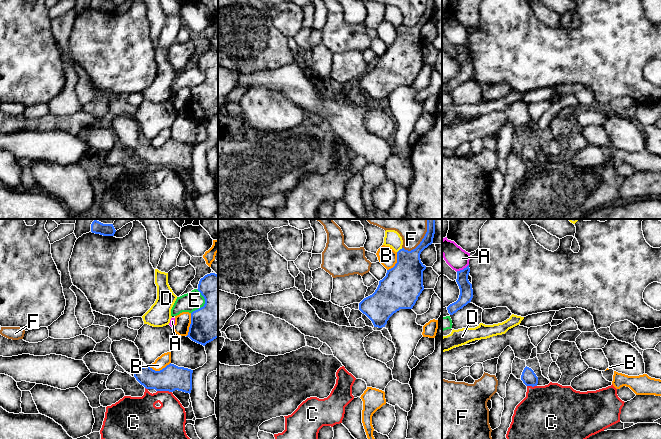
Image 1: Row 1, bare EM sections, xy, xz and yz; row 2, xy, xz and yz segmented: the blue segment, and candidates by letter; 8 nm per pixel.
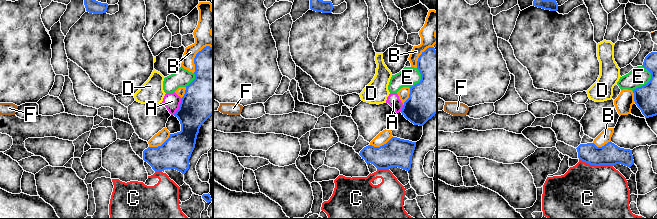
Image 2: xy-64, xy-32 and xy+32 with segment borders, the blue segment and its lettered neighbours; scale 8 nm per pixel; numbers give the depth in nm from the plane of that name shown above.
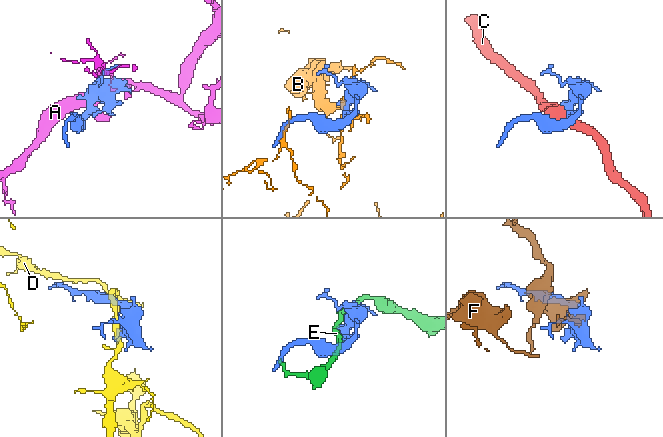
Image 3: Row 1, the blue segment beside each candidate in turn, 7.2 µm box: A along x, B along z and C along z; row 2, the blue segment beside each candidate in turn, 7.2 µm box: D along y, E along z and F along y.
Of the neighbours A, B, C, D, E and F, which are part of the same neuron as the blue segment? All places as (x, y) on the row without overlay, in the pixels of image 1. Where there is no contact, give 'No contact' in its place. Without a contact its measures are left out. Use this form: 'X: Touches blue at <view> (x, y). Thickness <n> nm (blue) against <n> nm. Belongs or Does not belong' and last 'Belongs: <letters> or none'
A: Touches blue at yz (463, 45). Thickness 110 nm (blue) against 170 nm. Does not belong
B: Touches blue at xy (190, 101). Thickness 300 nm (blue) against 130 nm. Does not belong
C: Touches blue at xy (164, 166). Thickness 200 nm (blue) against 280 nm. Does not belong
D: Touches blue at xz (399, 26). Thickness 280 nm (blue) against 130 nm. Does not belong
E: Touches blue at xy (205, 79). Thickness 300 nm (blue) against 150 nm. Does not belong
F: Touches blue at xz (420, 18). Thickness 240 nm (blue) against 180 nm. Does not belong
Belongs: none

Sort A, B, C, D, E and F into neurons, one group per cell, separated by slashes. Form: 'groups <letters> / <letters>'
groups A / B / C / D / E / F

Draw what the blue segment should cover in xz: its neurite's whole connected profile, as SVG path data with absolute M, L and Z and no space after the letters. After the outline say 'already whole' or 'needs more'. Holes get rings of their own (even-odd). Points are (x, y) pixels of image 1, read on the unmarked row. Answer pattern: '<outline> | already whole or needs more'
M427 0L427 8L420 20L413 26L404 24L397 28L397 39L387 46L386 52L379 57L375 68L364 74L359 79L359 86L365 90L373 99L374 103L385 103L389 94L400 85L412 85L418 73L424 66L423 47L426 42L421 38L420 30L433 19L435 0Z | already whole

